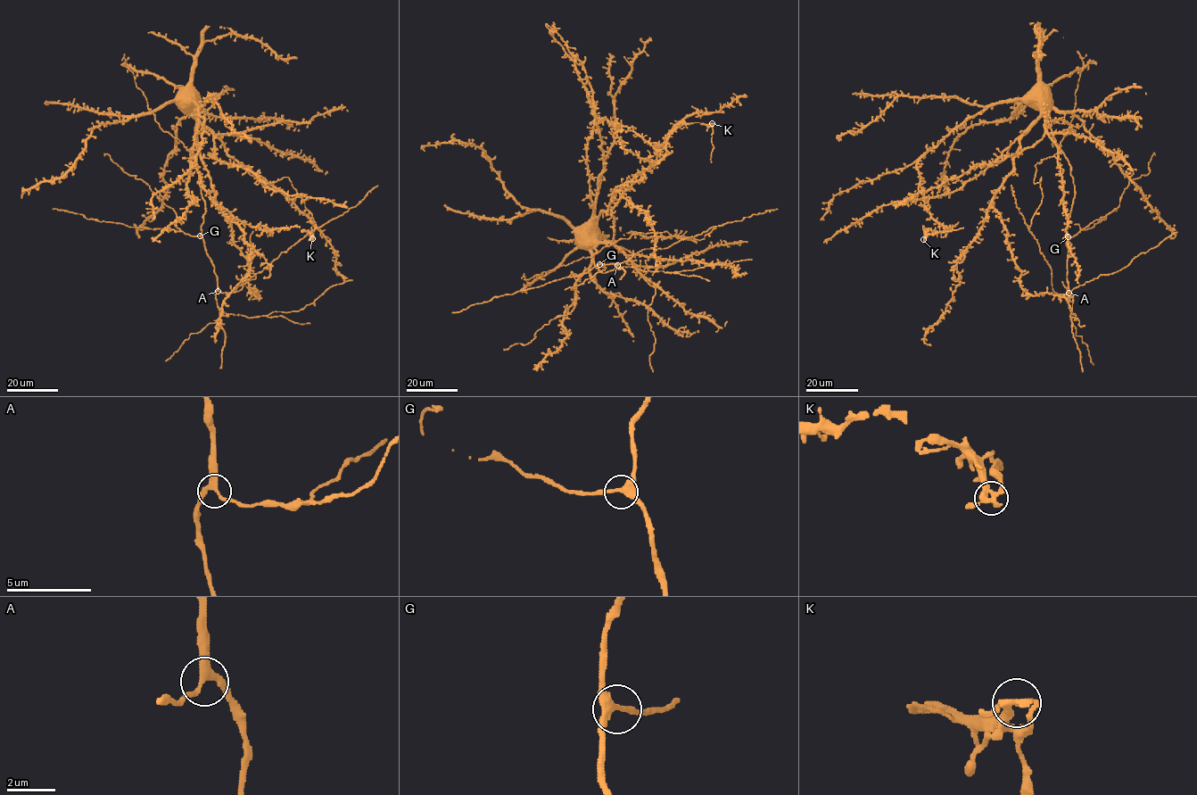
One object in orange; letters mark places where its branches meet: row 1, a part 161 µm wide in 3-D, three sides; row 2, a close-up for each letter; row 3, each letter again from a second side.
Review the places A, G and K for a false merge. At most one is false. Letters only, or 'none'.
K

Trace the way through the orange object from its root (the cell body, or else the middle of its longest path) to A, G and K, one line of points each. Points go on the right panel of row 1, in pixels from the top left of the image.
A: (1032, 92), (1028, 98), (1041, 110), (1055, 143), (1067, 160), (1075, 188), (1067, 229), (1069, 293)
G: (1032, 92), (1028, 98), (1041, 110), (1055, 143), (1070, 166), (1075, 196), (1067, 229), (1068, 236)
K: (1032, 92), (967, 117), (920, 159), (919, 191), (926, 210), (951, 227), (922, 227), (923, 239)

